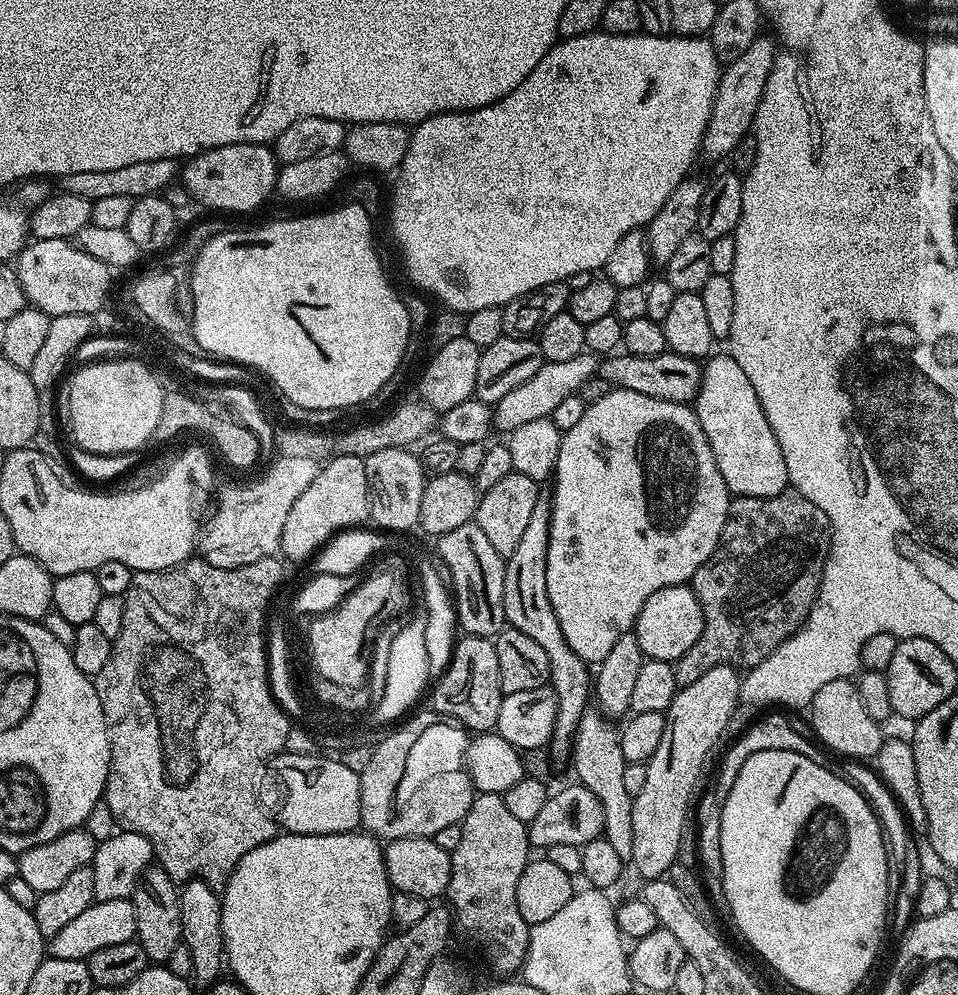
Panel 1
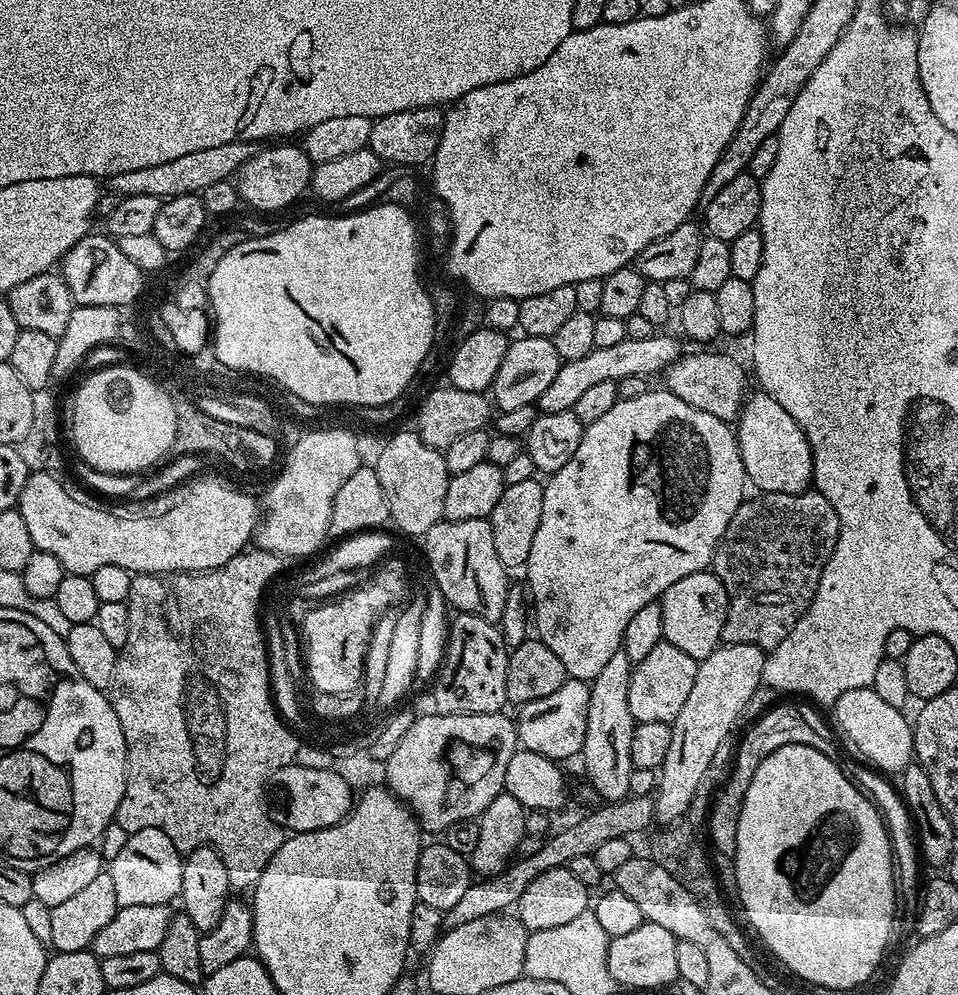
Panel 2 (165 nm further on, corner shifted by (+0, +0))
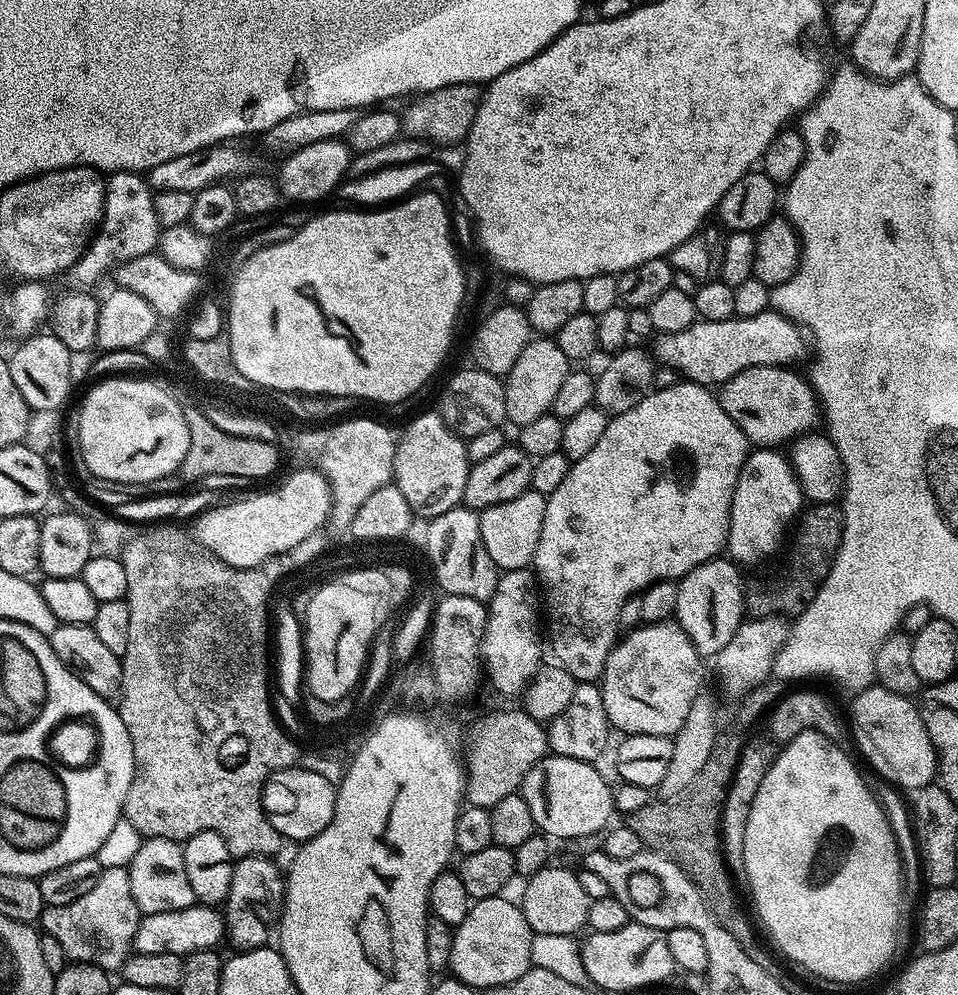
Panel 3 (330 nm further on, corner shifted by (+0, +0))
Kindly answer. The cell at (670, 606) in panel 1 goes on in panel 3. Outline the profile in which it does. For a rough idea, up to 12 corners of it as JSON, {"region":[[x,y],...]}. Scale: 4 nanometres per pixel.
{"region":[[731,559],[678,581],[675,623],[714,658],[746,619]]}

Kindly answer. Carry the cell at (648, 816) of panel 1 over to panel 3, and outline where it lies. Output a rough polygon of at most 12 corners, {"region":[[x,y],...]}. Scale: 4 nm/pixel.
{"region":[[779,616],[745,619],[714,657],[721,690],[743,698],[773,675],[788,641]]}

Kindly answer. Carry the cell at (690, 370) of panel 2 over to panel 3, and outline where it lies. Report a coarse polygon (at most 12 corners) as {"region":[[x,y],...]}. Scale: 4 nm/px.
{"region":[[788,366],[719,385],[749,445],[779,449],[813,427],[818,401]]}

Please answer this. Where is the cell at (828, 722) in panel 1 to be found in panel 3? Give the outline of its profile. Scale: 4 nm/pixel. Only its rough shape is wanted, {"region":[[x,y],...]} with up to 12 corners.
{"region":[[878,683],[852,700],[861,754],[900,790],[938,776],[917,701]]}

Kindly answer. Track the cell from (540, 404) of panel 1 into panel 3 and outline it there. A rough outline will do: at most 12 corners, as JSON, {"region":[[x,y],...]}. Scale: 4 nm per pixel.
{"region":[[769,310],[697,319],[650,352],[685,381],[719,386],[795,365],[797,325]]}

